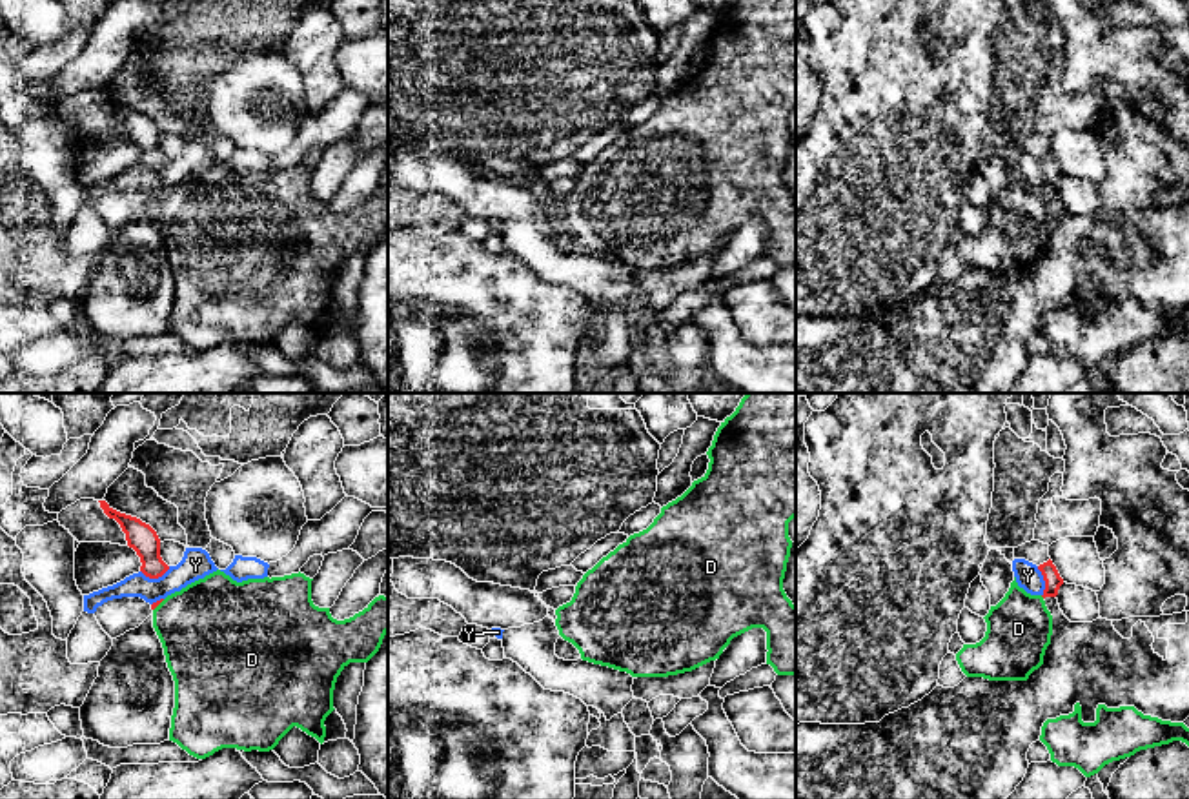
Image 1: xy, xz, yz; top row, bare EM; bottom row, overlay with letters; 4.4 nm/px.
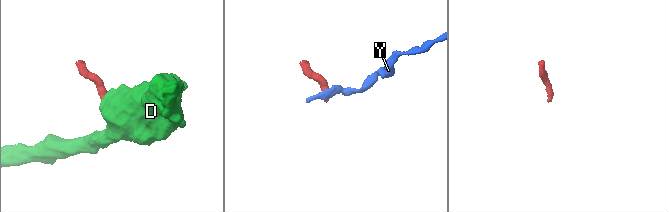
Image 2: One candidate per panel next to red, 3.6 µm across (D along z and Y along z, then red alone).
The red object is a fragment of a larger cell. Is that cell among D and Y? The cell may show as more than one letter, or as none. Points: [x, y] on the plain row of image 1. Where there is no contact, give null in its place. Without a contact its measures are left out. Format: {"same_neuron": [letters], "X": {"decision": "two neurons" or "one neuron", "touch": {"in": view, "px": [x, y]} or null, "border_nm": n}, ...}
{"same_neuron": [], "D": {"decision": "two neurons", "touch": {"in": "xy", "px": [159, 195]}, "border_nm": 80}, "Y": {"decision": "two neurons", "touch": {"in": "xy", "px": [155, 170]}, "border_nm": 140}}

